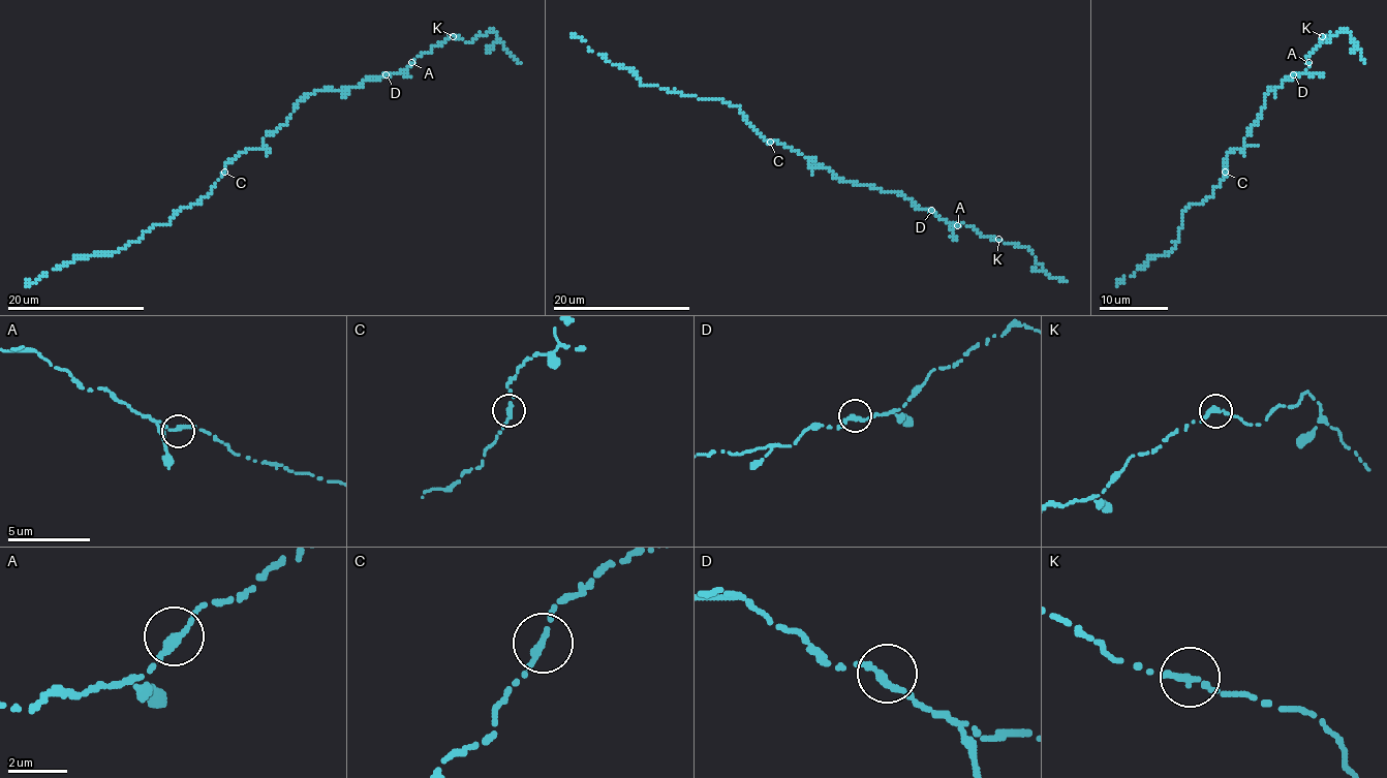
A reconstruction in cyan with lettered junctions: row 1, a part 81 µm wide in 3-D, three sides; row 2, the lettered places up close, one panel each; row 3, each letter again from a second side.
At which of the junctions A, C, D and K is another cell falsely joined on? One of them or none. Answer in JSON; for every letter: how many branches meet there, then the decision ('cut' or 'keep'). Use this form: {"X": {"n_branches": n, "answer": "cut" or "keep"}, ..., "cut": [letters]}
{"A": {"n_branches": 2, "answer": "keep"}, "C": {"n_branches": 2, "answer": "keep"}, "D": {"n_branches": 2, "answer": "keep"}, "K": {"n_branches": 2, "answer": "keep"}, "cut": []}

